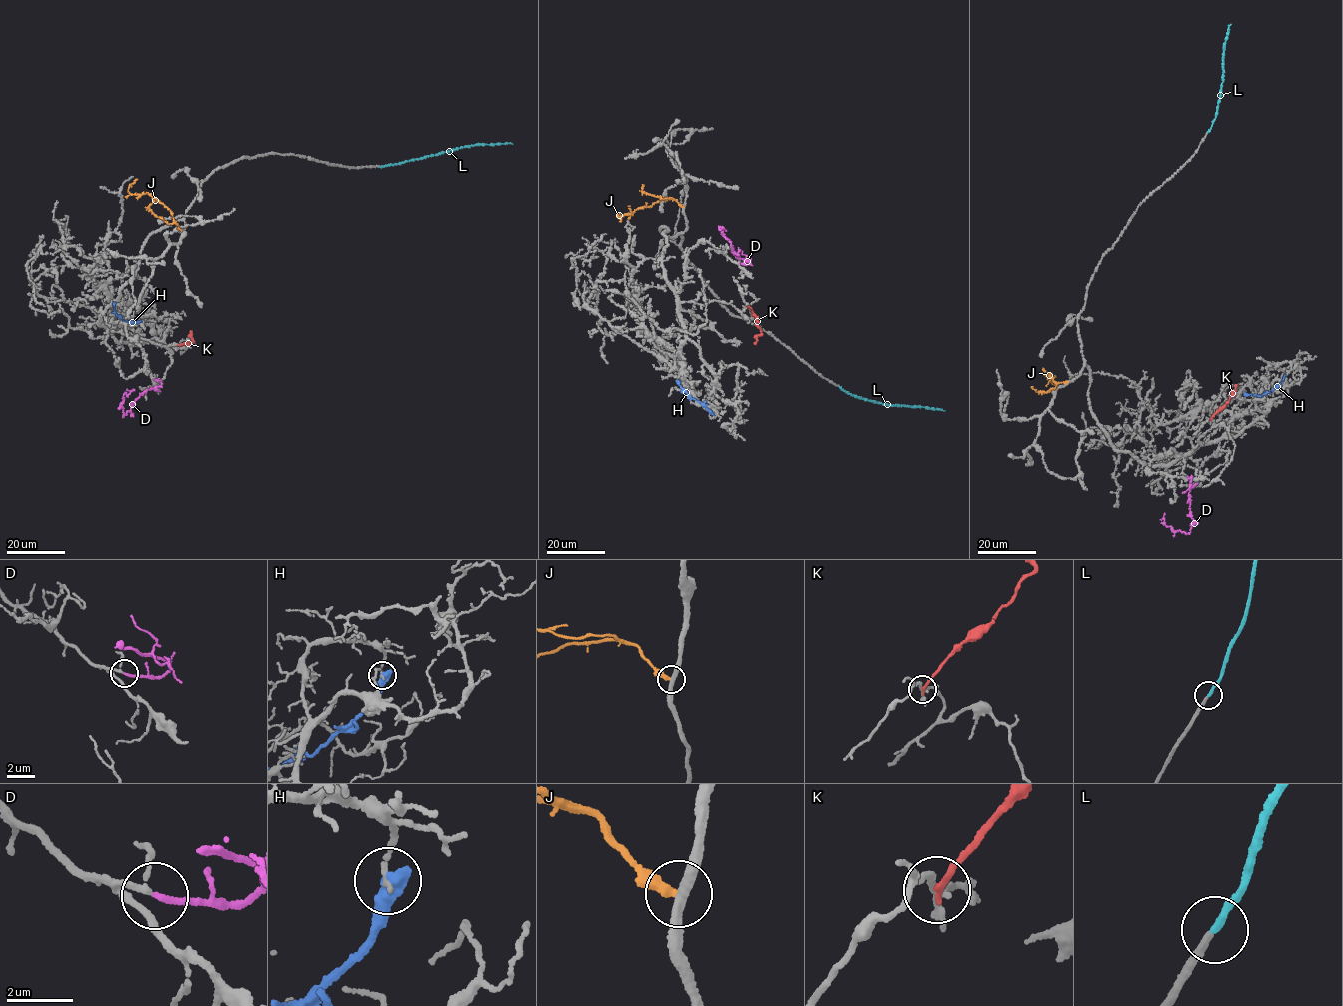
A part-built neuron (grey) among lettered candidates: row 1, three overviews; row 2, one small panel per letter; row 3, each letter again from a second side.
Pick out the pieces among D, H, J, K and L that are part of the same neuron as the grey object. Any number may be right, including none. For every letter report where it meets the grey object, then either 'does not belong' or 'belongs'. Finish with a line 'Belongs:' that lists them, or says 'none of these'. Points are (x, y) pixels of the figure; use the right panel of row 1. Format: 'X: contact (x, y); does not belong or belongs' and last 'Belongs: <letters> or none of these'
D: contact (1189, 479); belongs
H: contact (1283, 376); does not belong
J: contact (1068, 381); does not belong
K: contact (1210, 420); does not belong
L: contact (1208, 132); belongs
Belongs: D, L

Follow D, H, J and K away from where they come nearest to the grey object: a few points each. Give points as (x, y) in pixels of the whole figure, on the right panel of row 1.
D: (1188, 479), (1191, 476), (1188, 493), (1193, 521), (1189, 532), (1175, 531), (1163, 523), (1164, 513)
H: (1284, 375), (1267, 393), (1243, 395)
J: (1068, 381), (1058, 383), (1047, 374), (1051, 381), (1043, 368)
K: (1210, 420), (1233, 395), (1236, 385)

